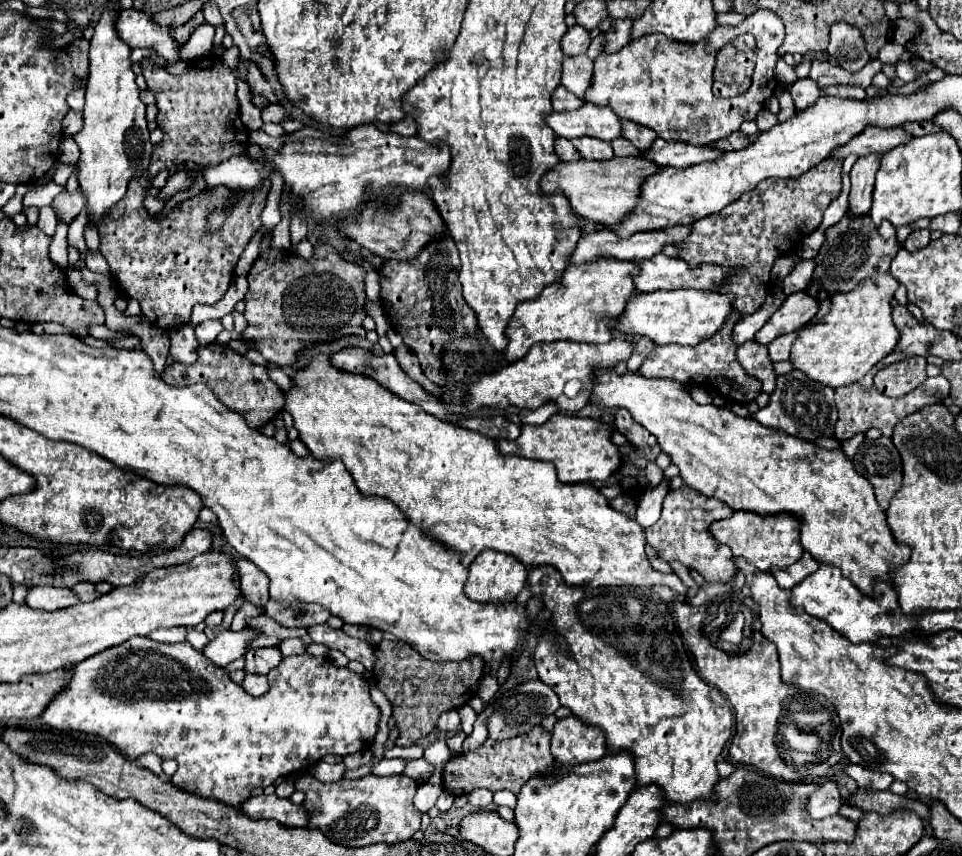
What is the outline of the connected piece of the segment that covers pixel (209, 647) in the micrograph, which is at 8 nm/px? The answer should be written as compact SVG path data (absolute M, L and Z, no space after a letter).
M241 629L241 631L221 631L213 641L203 647L203 655L217 667L225 667L231 661L245 655L247 647L261 635L257 629Z

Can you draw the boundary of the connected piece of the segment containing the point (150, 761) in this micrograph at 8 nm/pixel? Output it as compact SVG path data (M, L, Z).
M149 752L149 753L141 755L138 758L138 762L143 767L149 769L153 773L160 775L161 774L162 759L157 756L158 756L157 754L155 754L153 752Z

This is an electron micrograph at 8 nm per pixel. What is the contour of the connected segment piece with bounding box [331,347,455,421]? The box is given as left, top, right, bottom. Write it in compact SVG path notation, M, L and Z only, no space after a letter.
M353 347L353 349L343 349L343 351L335 353L335 355L331 357L331 363L333 363L333 367L337 367L339 371L345 371L345 373L359 373L359 375L367 375L367 377L375 379L379 385L383 385L383 387L389 389L391 393L399 395L401 399L405 399L405 401L409 401L409 403L419 405L423 411L427 411L427 413L431 413L431 415L435 415L435 417L439 417L439 419L443 419L443 421L447 421L447 419L453 419L453 421L455 421L453 415L447 415L447 413L445 413L445 405L443 405L439 399L435 399L433 395L429 395L419 383L415 383L415 381L399 367L399 363L397 363L397 359L395 359L393 355L391 355L391 357L375 357L375 355L369 353L369 351L363 351L363 349Z

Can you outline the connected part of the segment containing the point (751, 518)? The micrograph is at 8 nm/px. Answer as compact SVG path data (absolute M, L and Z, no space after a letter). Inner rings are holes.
M735 511L729 519L715 521L709 527L709 533L723 545L727 545L735 557L747 559L761 571L767 571L773 565L787 567L799 561L803 555L803 547L799 543L799 519L789 513L779 513L773 517L759 517L755 513L739 513Z

